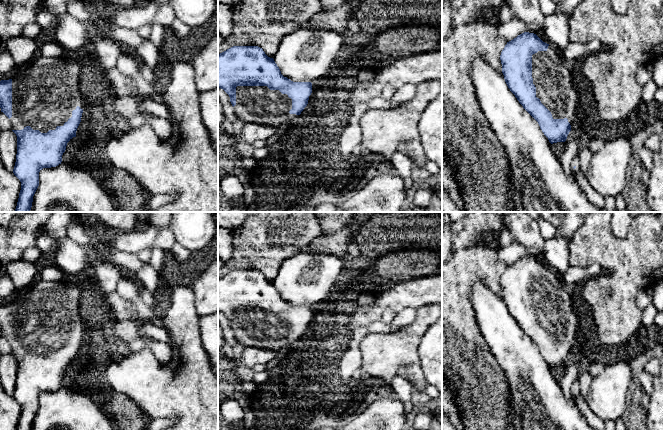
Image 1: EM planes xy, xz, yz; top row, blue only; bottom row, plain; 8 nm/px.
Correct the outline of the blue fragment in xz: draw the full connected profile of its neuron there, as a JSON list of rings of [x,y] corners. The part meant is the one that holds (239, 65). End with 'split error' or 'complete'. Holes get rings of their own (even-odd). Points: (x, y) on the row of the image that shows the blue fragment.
[[[233,46],[218,54],[218,88],[229,95],[241,121],[276,128],[300,115],[312,93],[311,82],[293,82],[284,77],[274,59],[258,46]]]; split error

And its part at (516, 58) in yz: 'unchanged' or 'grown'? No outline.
grown

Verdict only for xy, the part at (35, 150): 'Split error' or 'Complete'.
Split error

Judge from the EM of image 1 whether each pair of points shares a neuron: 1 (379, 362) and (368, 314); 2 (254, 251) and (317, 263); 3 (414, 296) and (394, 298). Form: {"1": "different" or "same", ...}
{"1": "different", "2": "different", "3": "same"}

